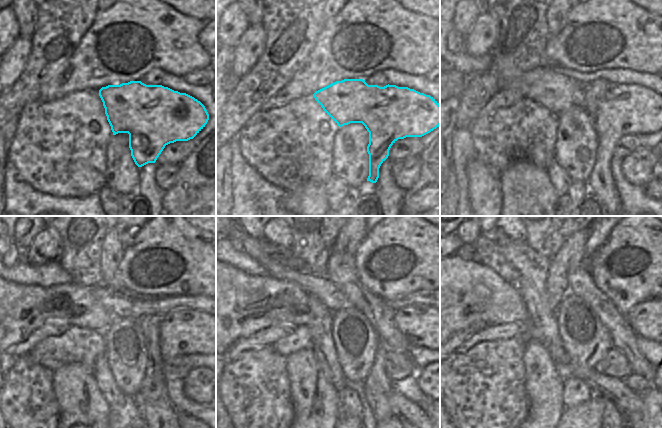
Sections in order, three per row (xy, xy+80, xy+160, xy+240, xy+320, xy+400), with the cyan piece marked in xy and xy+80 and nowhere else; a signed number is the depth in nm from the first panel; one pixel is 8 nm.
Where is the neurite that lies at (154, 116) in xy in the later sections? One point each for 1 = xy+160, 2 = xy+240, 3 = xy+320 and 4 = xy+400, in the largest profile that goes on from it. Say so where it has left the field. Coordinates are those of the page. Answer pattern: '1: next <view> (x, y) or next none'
1: next xy+160 (625, 109)
2: next xy+240 (21, 309)
3: next xy+320 (236, 305)
4: next xy+400 (460, 293)

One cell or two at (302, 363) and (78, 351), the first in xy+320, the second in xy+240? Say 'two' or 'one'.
two

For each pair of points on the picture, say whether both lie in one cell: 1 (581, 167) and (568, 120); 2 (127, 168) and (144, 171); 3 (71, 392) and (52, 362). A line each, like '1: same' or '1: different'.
1: same
2: different
3: different

